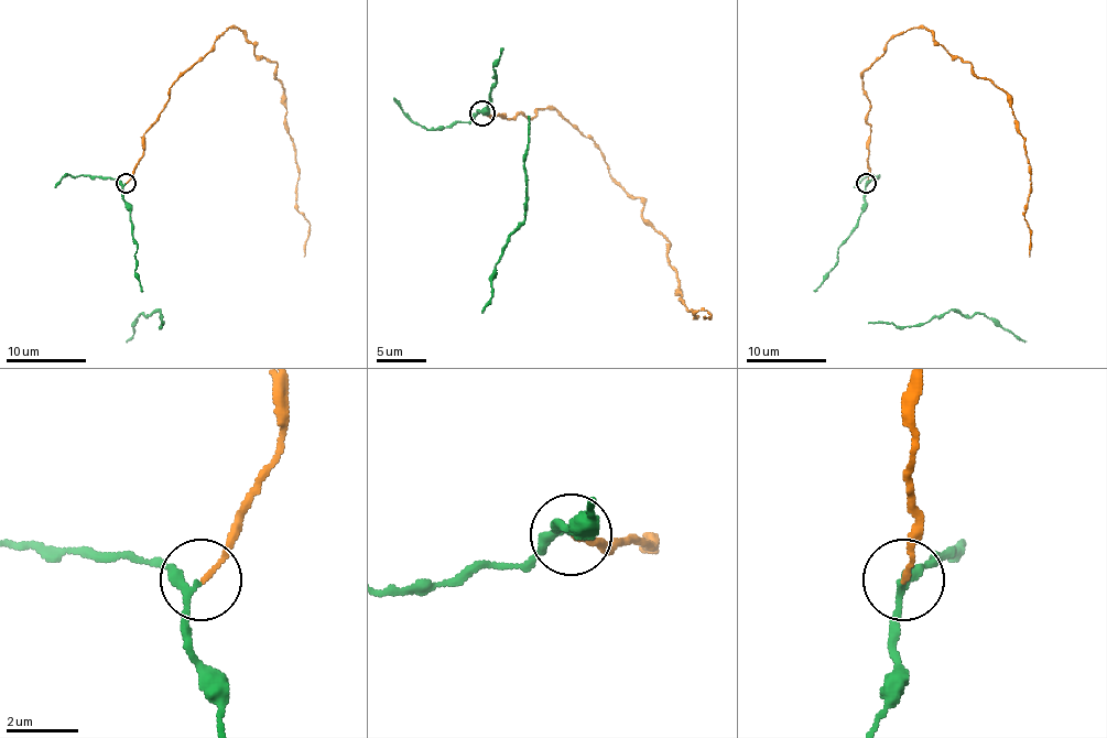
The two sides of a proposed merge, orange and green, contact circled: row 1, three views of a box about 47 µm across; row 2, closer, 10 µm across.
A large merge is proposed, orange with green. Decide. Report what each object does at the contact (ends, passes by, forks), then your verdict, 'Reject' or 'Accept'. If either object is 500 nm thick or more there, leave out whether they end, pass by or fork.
At the ring orange ends. At the ring green passes by. Accept

